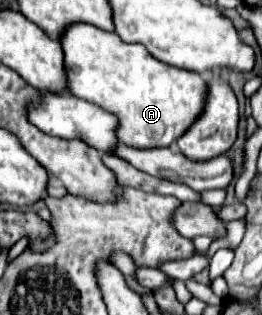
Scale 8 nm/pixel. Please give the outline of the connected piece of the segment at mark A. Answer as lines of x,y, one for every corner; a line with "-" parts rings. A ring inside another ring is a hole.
74,24
62,32
62,50
66,66
66,90
84,98
118,118
118,142
134,148
162,148
172,146
188,126
198,118
206,100
206,80
190,70
168,66
150,56
142,44
124,44
114,32
96,30
90,24

